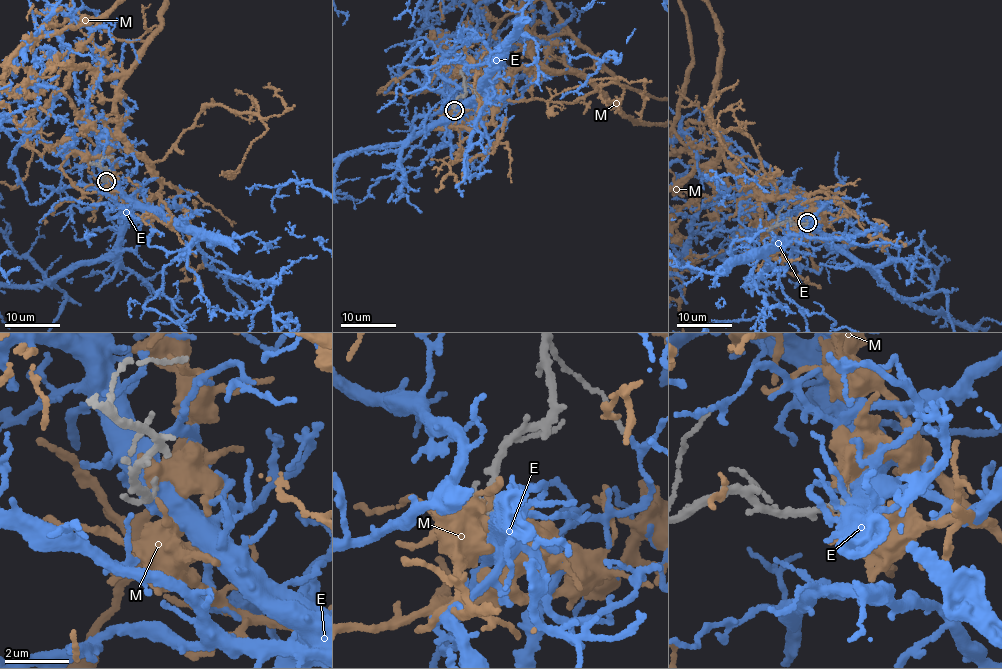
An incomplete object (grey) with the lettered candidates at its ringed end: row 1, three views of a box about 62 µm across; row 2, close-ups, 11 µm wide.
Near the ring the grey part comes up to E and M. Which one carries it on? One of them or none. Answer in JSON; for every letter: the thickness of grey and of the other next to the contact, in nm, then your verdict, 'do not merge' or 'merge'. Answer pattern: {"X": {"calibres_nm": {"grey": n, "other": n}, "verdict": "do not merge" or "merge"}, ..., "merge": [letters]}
{"E": {"calibres_nm": {"grey": 190, "other": 750}, "verdict": "merge"}, "M": {"calibres_nm": {"grey": 150, "other": 500}, "verdict": "do not merge"}, "merge": ["E"]}

